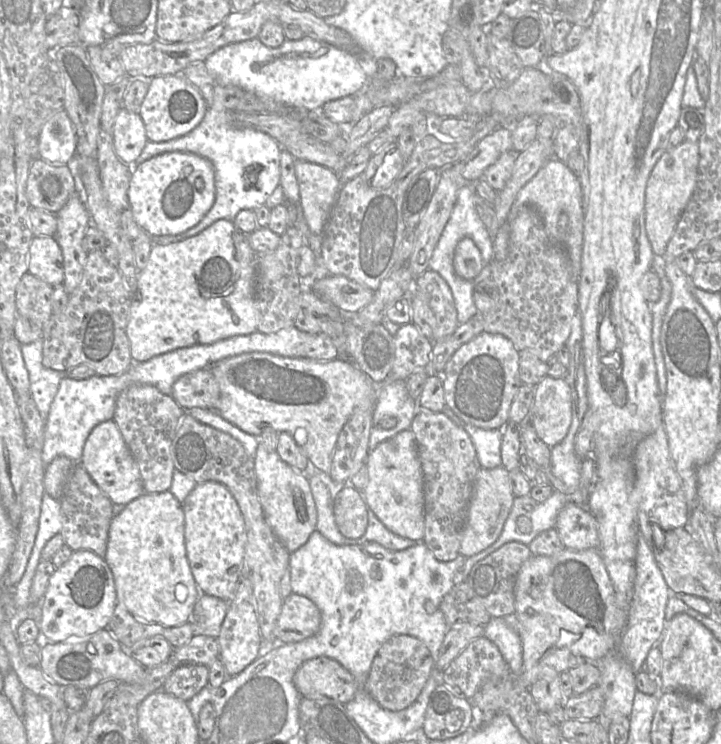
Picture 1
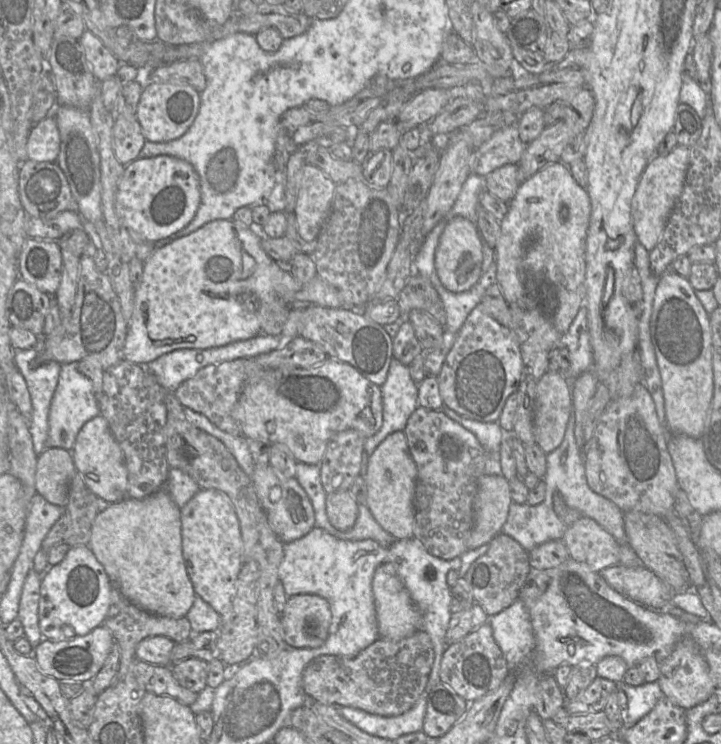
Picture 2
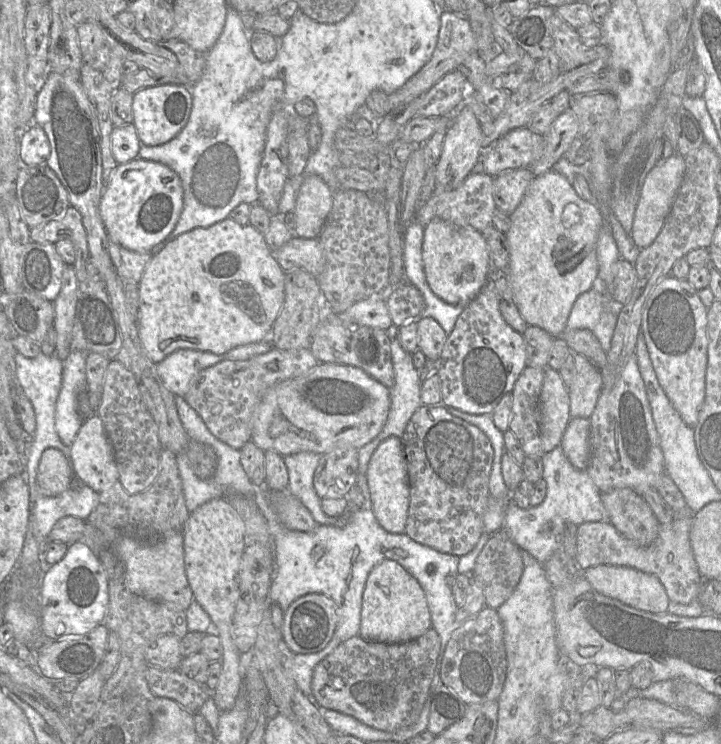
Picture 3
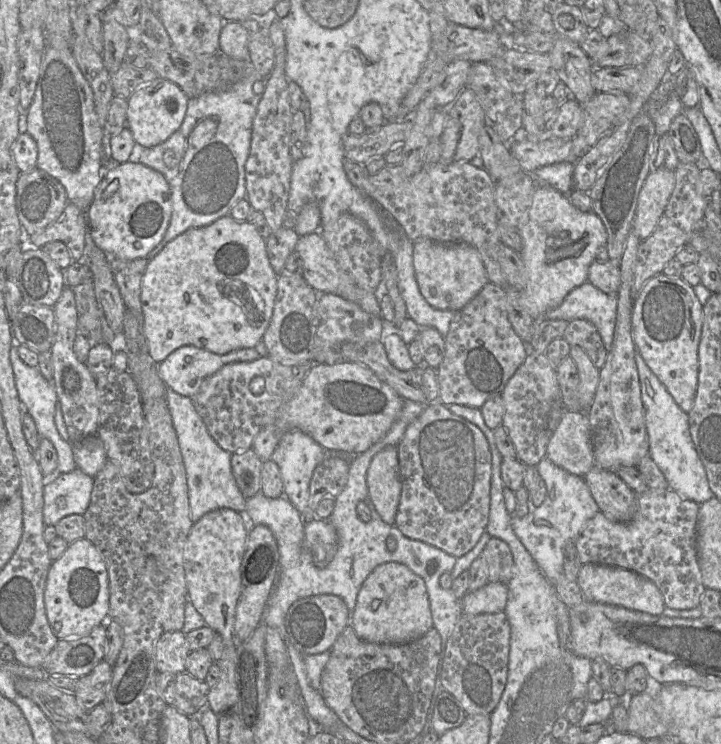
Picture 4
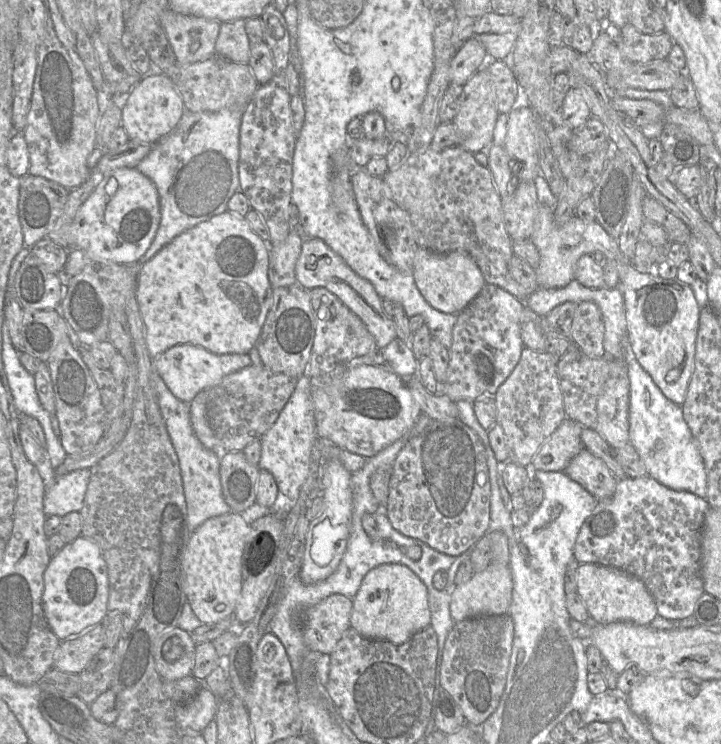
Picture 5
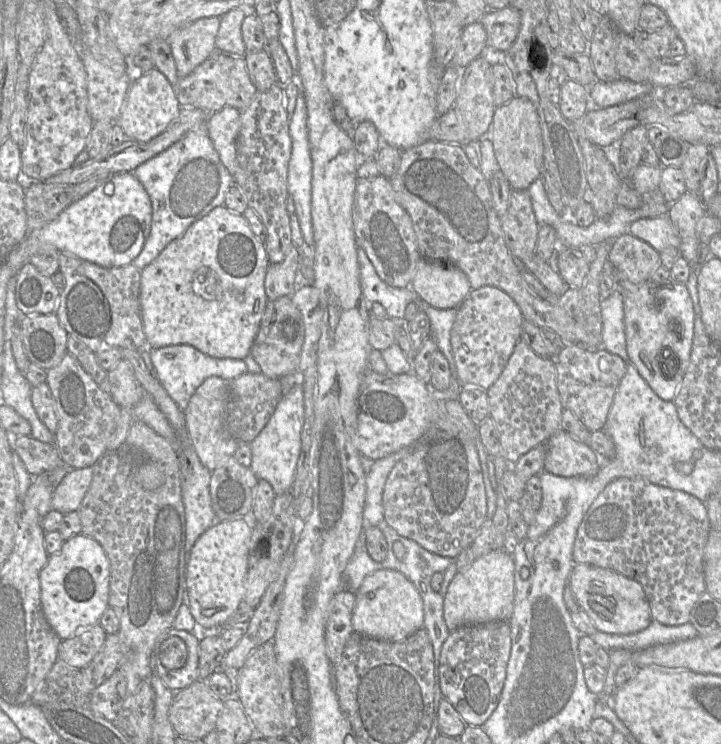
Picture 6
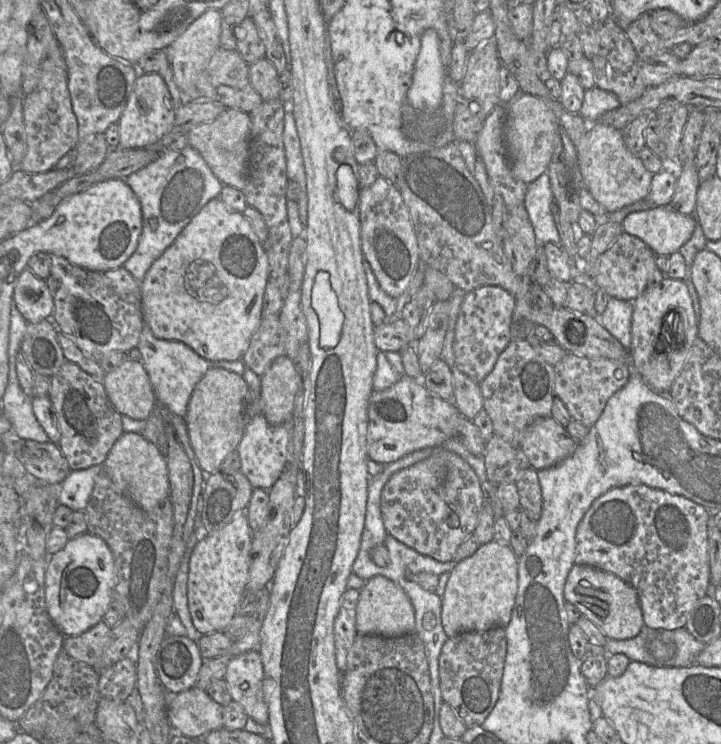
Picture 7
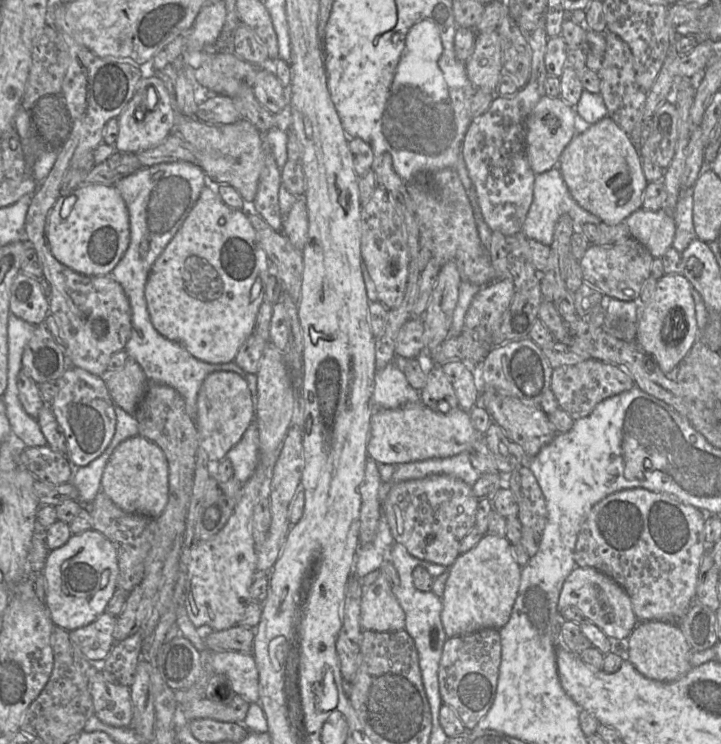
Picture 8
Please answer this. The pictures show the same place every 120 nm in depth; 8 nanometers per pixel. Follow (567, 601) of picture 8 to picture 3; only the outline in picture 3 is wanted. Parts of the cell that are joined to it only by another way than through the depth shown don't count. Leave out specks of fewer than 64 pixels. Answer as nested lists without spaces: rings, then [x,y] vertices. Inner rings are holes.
[[[597,565],[582,571],[582,575],[599,593],[617,599],[638,610],[665,614],[670,603],[661,581],[653,574],[648,574],[631,567]]]

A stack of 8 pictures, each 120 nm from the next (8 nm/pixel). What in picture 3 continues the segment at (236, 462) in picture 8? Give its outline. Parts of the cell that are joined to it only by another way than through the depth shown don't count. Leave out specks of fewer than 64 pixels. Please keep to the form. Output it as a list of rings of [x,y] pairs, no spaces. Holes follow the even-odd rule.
[[[307,451],[285,456],[284,462],[289,475],[287,491],[308,508],[318,525],[343,527],[349,521],[348,510],[338,517],[327,516],[313,486],[314,472],[320,458],[320,454]]]

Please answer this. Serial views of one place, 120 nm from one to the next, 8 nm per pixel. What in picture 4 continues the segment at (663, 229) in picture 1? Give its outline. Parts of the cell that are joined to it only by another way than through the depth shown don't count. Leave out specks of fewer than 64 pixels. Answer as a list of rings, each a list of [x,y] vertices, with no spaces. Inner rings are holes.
[[[663,166],[651,171],[640,191],[633,231],[644,241],[655,230],[675,188],[675,171]]]

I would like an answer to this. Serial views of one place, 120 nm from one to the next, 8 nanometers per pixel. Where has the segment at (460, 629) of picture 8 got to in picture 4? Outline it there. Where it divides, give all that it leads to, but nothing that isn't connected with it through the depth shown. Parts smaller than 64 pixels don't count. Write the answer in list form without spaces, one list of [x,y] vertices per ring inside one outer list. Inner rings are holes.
[[[488,582],[473,592],[467,592],[461,599],[462,615],[503,612],[508,598],[508,585]]]

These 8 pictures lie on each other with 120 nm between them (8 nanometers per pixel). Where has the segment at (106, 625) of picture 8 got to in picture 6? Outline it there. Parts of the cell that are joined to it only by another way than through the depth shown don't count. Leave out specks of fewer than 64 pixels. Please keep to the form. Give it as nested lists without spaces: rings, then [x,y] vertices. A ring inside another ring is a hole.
[[[99,623],[85,628],[74,637],[61,641],[58,658],[72,668],[84,669],[99,652],[106,637]]]

